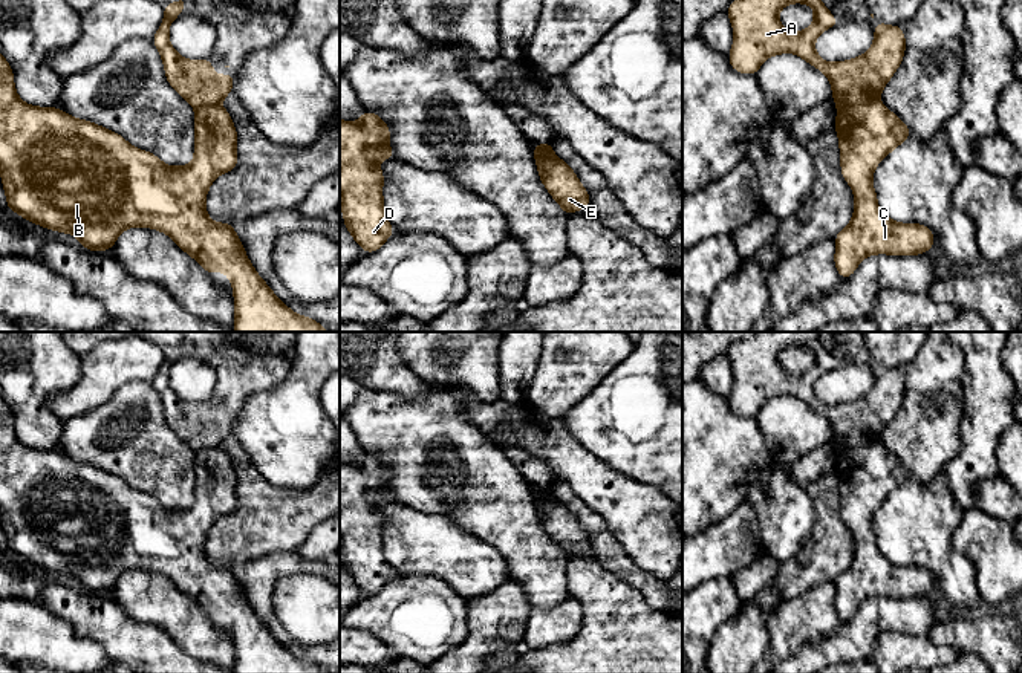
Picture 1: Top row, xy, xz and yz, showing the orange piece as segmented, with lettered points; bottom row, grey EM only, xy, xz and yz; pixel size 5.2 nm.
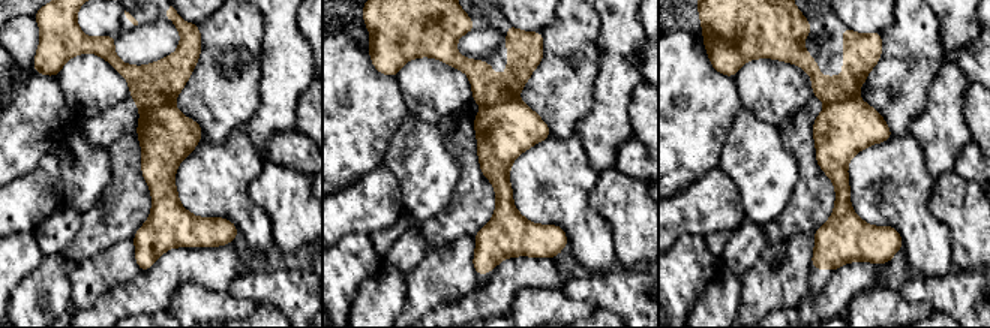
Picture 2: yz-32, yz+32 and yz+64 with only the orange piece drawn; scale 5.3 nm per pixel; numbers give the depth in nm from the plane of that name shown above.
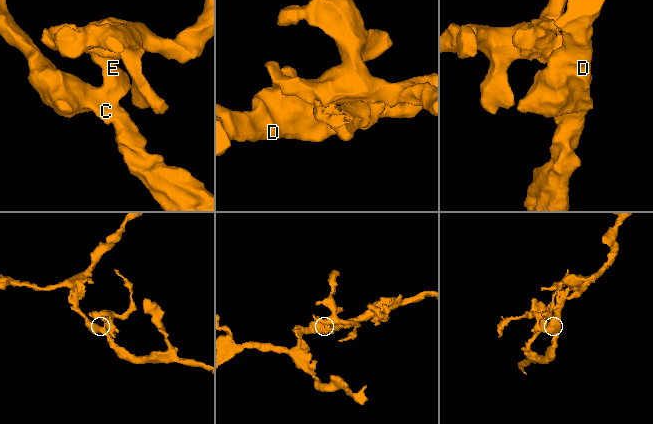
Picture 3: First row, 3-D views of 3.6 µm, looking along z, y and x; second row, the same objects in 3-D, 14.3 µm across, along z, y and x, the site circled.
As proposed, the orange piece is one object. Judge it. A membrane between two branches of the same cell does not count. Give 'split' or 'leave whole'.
split

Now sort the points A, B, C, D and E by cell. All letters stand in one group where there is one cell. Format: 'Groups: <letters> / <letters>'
Groups: A / B C D E

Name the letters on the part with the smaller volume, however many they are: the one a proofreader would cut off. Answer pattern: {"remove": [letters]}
{"remove": ["A"]}

